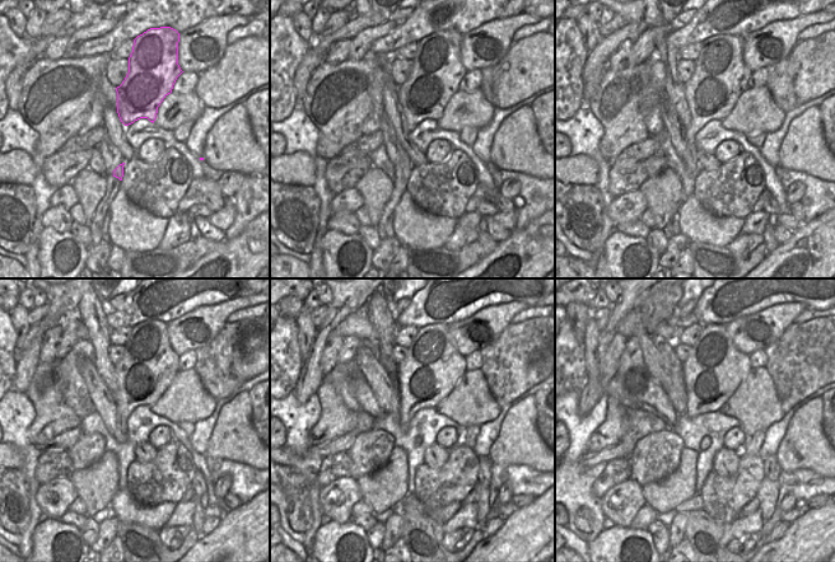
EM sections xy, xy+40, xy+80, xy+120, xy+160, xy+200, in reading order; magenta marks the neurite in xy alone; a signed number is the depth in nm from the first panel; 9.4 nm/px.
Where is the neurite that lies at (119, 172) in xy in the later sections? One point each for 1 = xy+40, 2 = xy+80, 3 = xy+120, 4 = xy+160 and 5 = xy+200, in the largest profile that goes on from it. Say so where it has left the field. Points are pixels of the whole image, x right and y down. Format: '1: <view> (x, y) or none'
1: xy+40 (405, 165)
2: xy+80 (719, 76)
3: xy+120 (149, 365)
4: xy+160 (432, 366)
5: xy+200 (714, 369)

